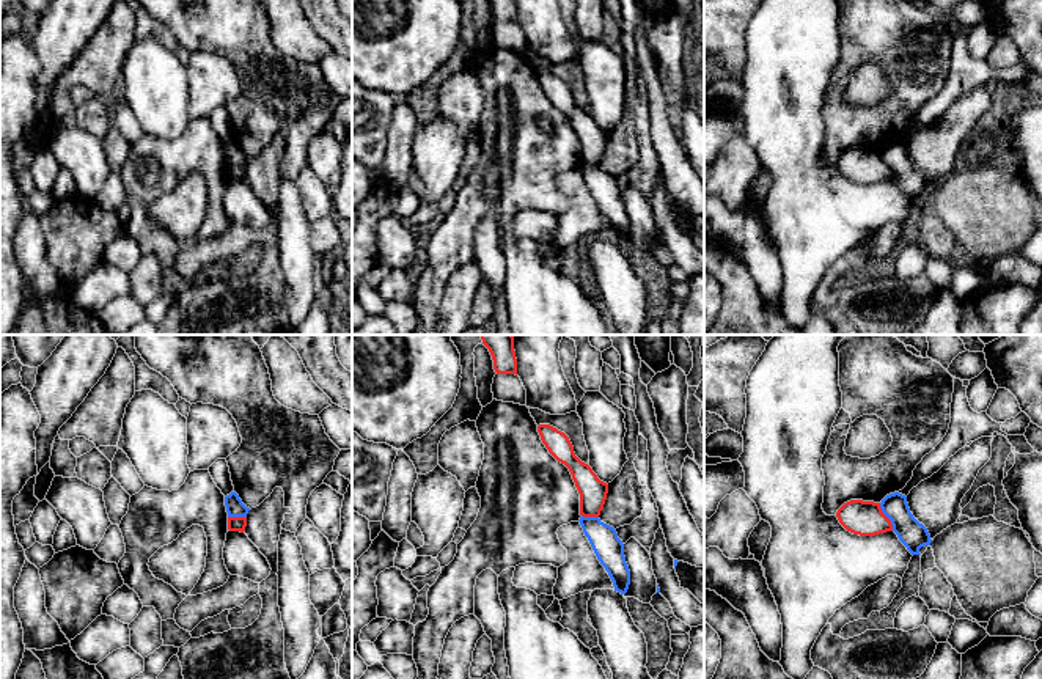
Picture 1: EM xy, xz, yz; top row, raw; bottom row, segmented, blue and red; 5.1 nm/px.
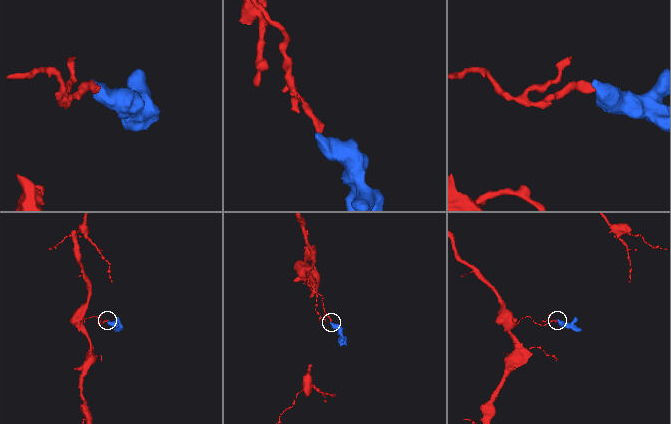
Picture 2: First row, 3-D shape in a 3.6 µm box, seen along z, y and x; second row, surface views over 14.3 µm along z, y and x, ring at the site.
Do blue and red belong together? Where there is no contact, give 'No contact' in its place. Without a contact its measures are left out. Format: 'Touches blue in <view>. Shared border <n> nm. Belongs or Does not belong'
Touches blue in yz. Shared border 160 nm. Does not belong

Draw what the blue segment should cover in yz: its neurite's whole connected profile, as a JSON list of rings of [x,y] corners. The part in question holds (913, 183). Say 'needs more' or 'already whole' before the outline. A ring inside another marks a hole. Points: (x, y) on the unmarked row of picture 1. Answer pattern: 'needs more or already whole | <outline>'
already whole | [[[894,140],[880,151],[882,160],[891,168],[893,179],[912,203],[921,203],[919,196],[930,193],[927,176],[910,160],[907,145]]]

